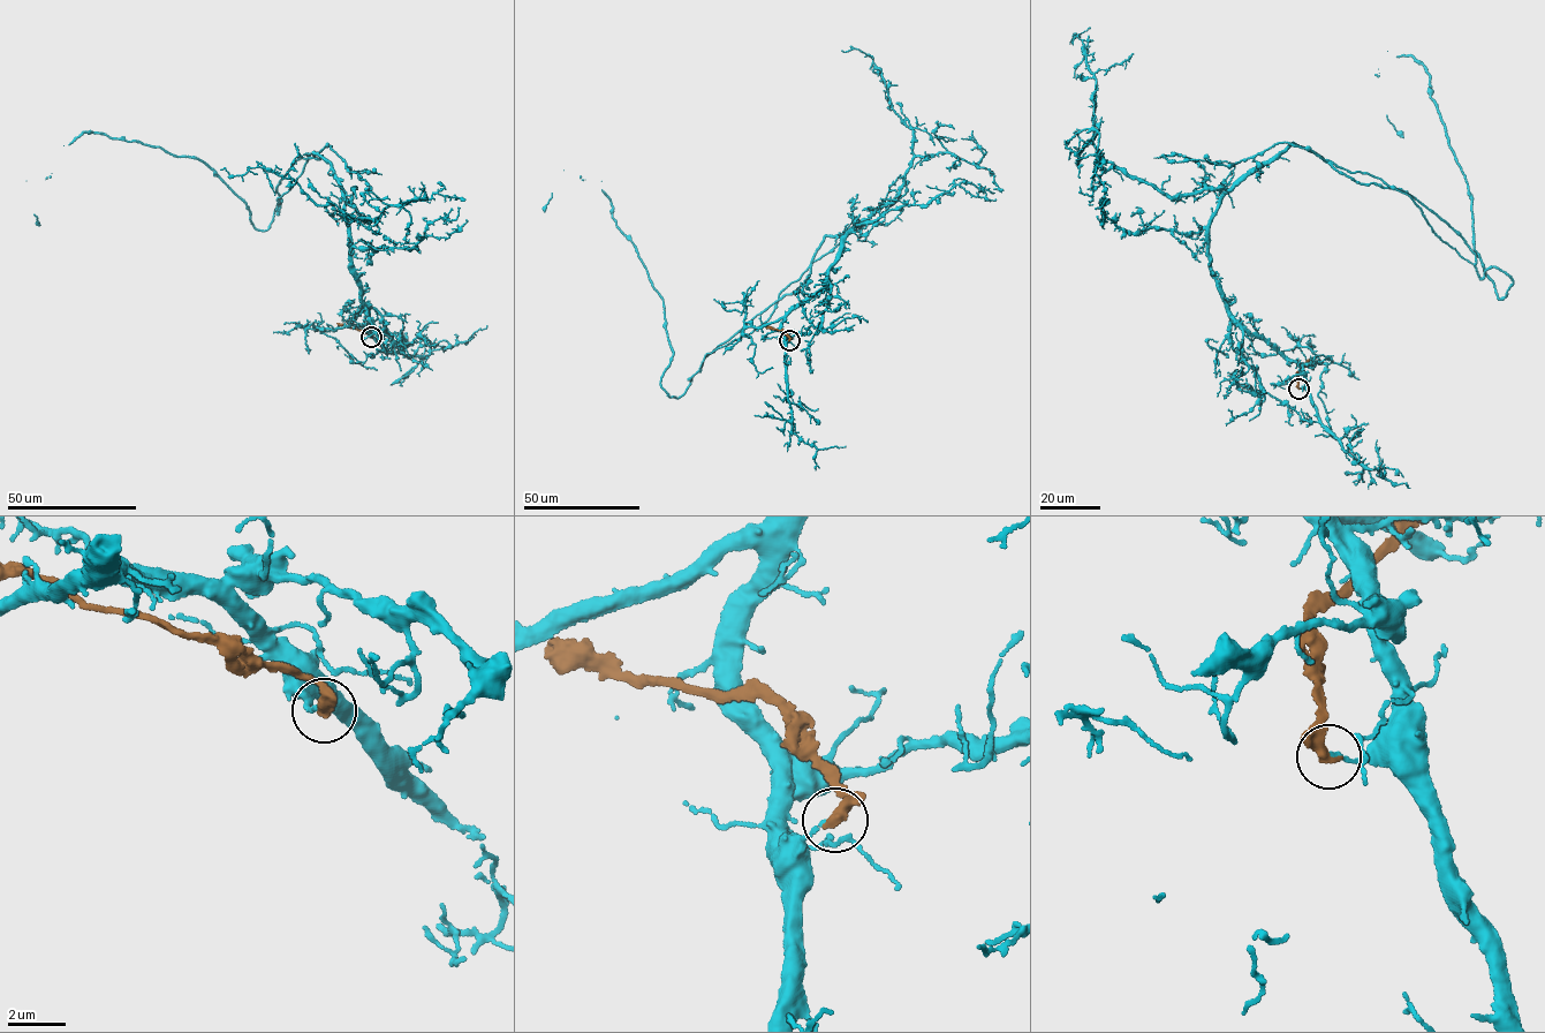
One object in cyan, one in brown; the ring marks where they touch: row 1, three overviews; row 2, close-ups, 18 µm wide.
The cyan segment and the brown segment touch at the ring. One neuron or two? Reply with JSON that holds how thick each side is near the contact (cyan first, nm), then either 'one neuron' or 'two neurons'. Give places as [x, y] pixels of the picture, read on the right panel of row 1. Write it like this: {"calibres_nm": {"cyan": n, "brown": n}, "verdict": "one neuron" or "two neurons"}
{"calibres_nm": {"cyan": 130, "brown": 400}, "verdict": "two neurons"}

